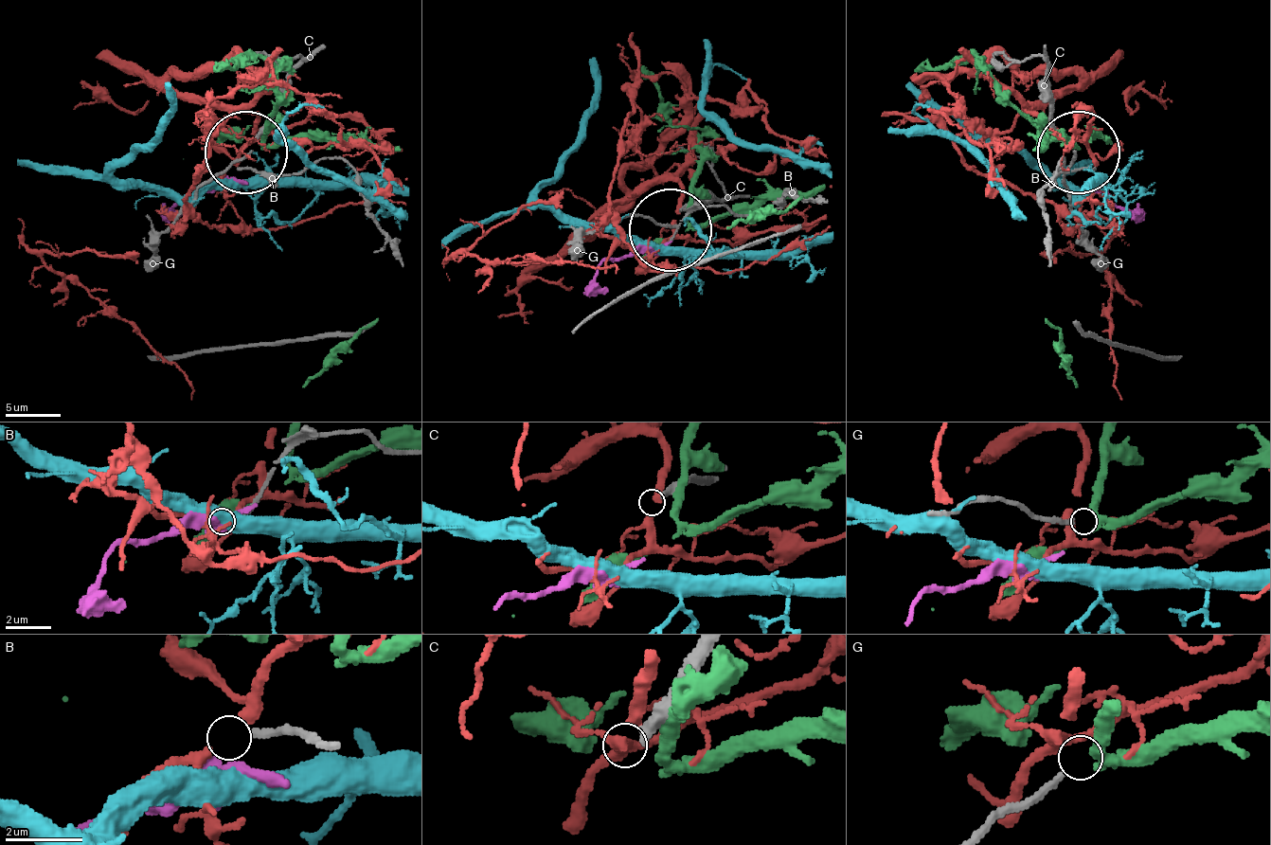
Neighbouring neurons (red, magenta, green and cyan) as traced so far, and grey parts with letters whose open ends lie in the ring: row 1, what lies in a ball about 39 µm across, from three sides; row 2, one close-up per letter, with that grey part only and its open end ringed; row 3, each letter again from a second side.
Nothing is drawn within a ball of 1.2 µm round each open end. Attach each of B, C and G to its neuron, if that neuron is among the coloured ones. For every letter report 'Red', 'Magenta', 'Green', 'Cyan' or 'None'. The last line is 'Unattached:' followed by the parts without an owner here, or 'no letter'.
B: None
C: None
G: Green
Unattached: B, C

